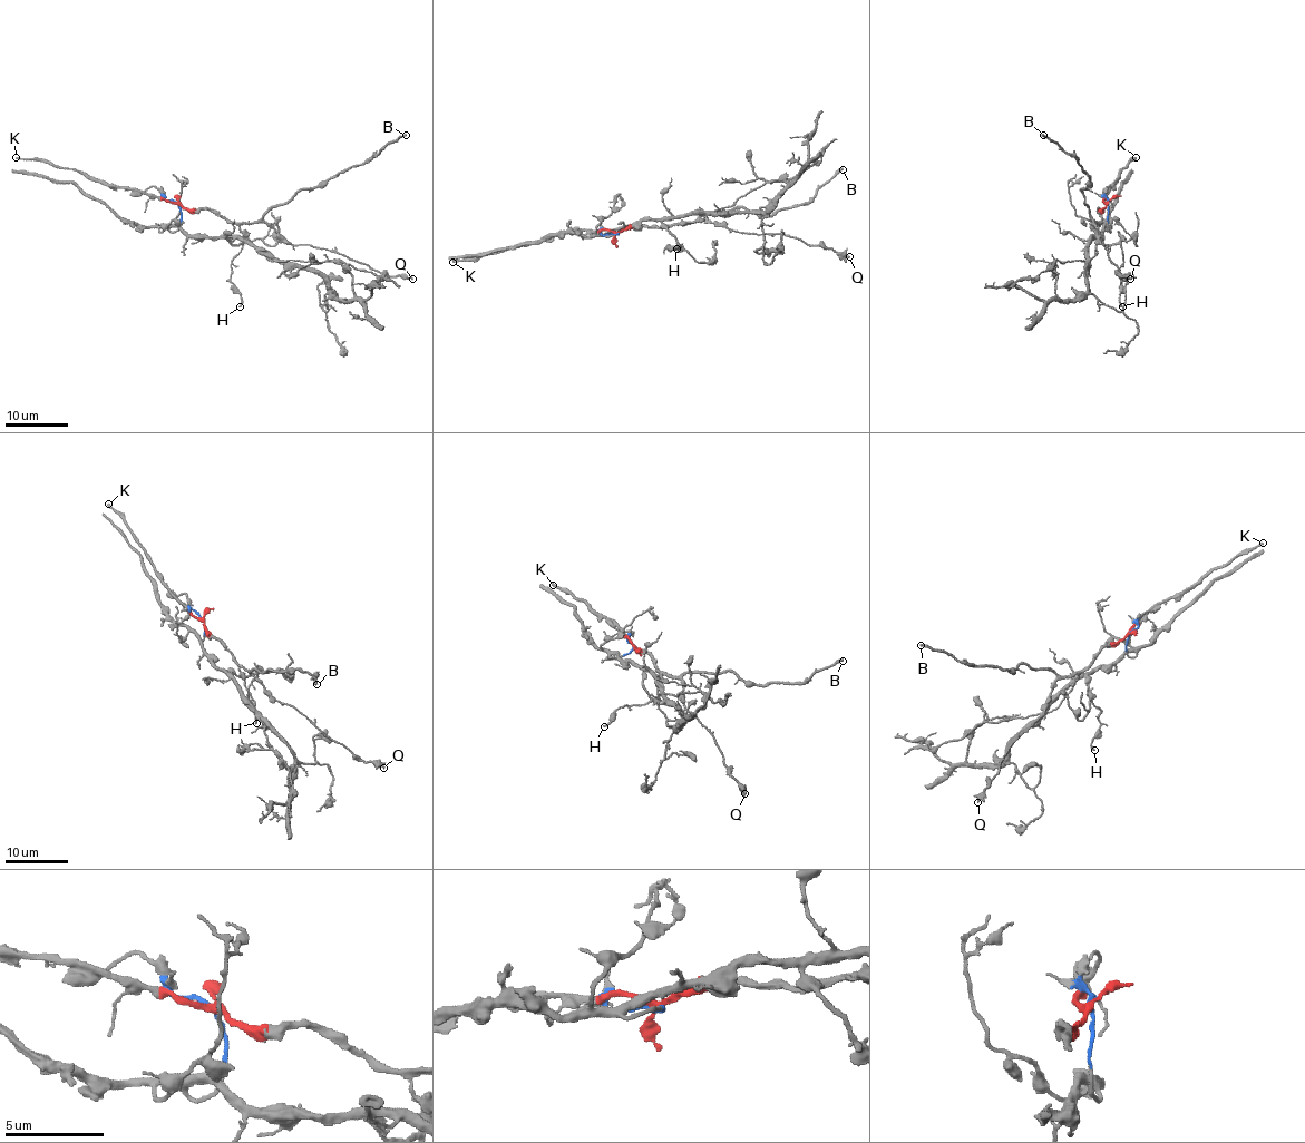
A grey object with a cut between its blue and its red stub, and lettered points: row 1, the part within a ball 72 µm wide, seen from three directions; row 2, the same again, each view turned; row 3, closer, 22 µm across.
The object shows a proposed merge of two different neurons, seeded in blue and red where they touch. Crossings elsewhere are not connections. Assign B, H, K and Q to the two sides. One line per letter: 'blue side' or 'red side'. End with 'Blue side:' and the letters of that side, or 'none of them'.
B: red side
H: blue side
K: red side
Q: red side
Blue side: H

